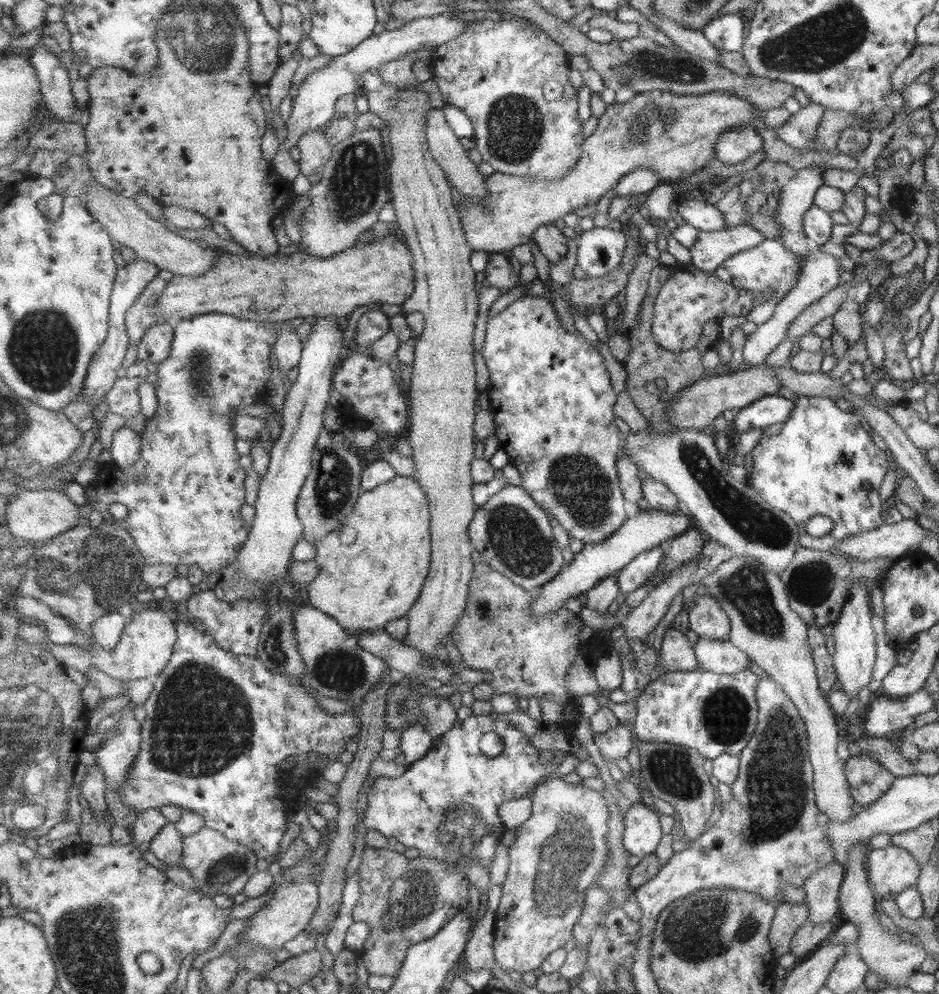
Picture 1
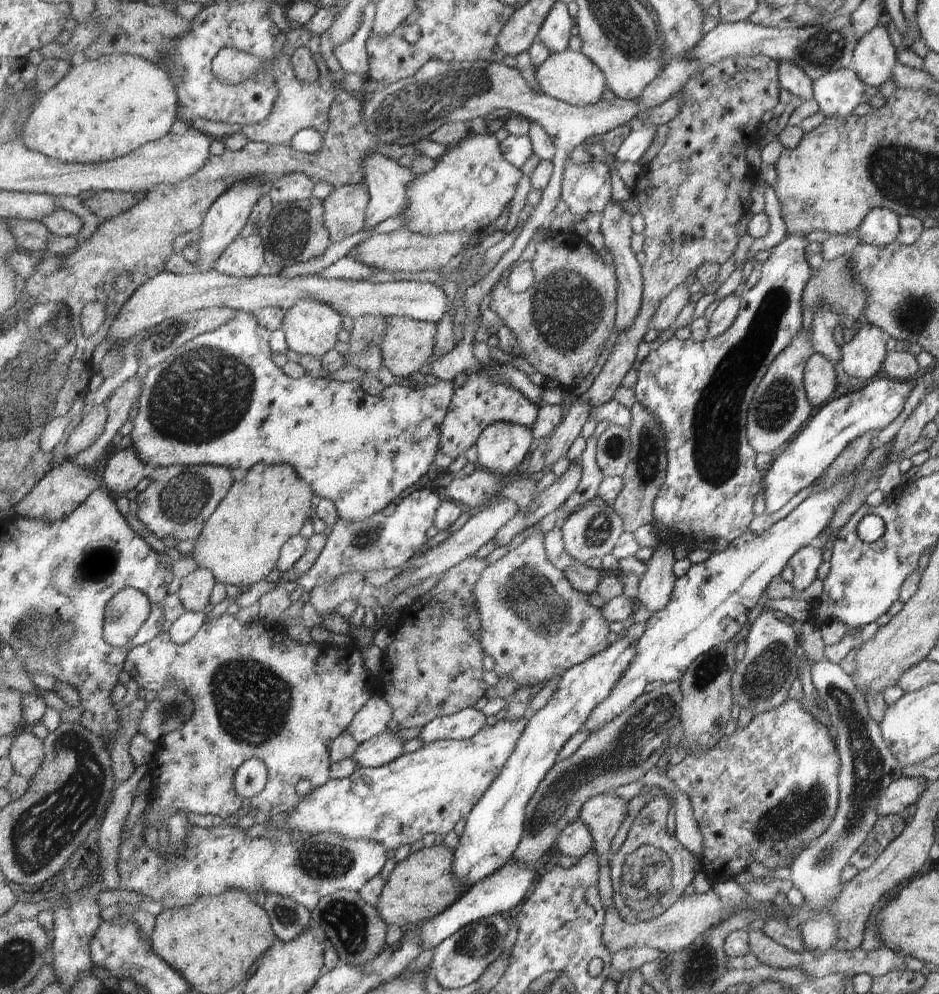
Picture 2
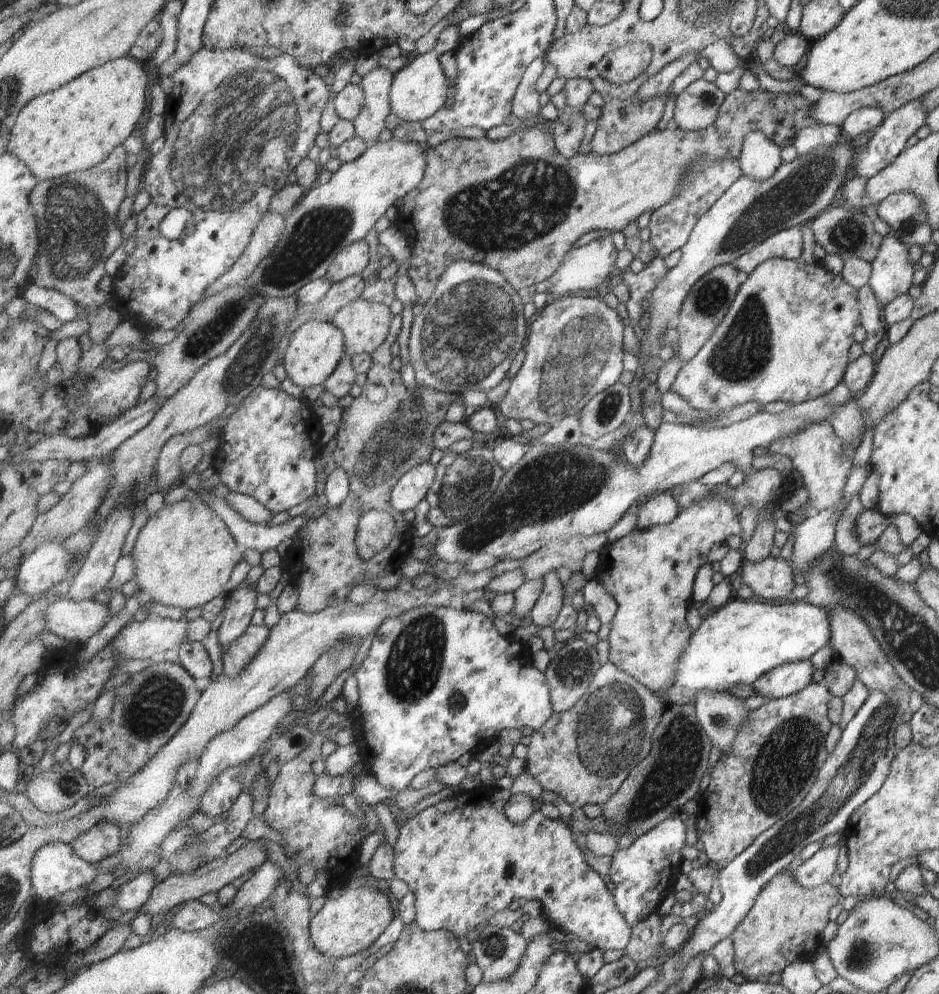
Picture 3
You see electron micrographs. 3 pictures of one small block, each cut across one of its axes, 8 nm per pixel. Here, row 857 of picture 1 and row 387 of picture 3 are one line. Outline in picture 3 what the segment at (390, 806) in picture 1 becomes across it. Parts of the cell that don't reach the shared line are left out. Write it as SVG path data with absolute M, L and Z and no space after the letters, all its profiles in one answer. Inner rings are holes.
M460 259L449 264L436 283L434 294L423 310L413 318L408 350L416 383L426 391L462 395L471 390L483 393L493 390L505 380L511 362L524 349L530 336L528 320L523 314L522 293L517 291L505 274L486 263Z

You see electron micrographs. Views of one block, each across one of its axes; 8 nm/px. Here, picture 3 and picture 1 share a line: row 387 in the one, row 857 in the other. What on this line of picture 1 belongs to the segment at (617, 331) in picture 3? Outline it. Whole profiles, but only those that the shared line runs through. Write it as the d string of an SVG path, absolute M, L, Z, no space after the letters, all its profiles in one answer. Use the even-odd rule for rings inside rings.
M551 776L538 784L532 799L531 818L517 829L517 839L509 850L510 868L501 889L500 906L495 912L495 957L505 971L521 974L541 969L547 957L574 938L575 925L586 910L587 890L598 886L611 857L608 842L611 809L601 791Z

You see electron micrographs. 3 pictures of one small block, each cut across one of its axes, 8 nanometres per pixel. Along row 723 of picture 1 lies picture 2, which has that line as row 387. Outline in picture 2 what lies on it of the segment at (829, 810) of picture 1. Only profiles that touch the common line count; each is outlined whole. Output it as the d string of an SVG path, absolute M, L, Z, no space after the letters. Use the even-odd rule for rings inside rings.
M814 352L803 367L802 384L805 398L813 408L825 404L838 385L833 364L820 353Z

